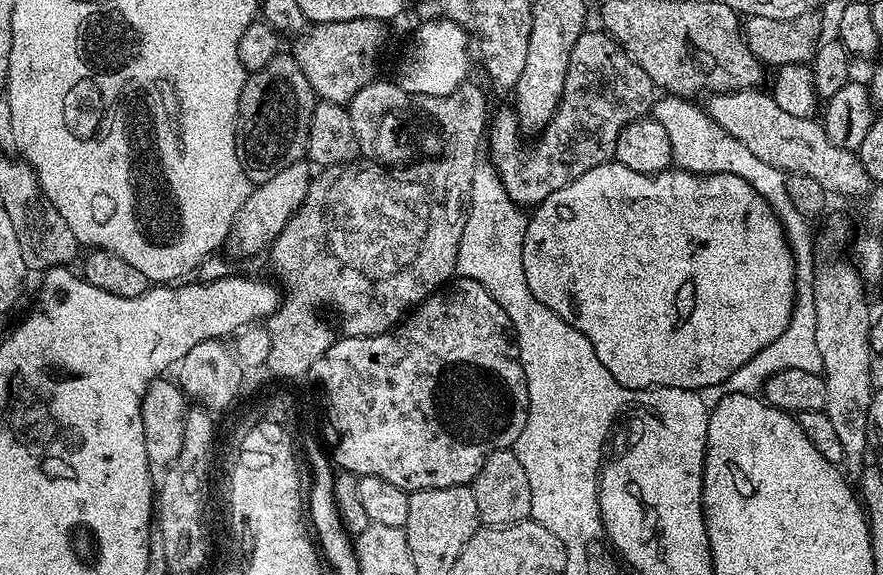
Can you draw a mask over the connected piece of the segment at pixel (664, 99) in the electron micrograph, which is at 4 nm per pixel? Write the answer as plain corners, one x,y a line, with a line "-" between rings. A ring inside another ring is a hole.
664,94
653,104
650,113
651,119
662,122
663,128
666,129
666,135
670,138
675,167
697,174
714,172
738,174
738,178
750,182
754,190
758,190
766,198
768,205
776,211
777,216
784,223
784,230
788,234
788,244
792,247
792,257
796,263
796,304
792,308
792,317
786,330
782,330
782,334
778,334
778,338
770,342
770,346
758,350
758,354
754,354
754,358
750,358
746,366
734,370
734,374
730,374
726,382
718,386
706,386
699,389
702,402
708,409
712,409
718,406
718,402
722,402
722,398
730,394
750,396
759,393
767,380
777,376
780,372
786,370
821,371
822,354
818,354
818,338
814,338
816,319
814,318
814,294
812,293
812,277
816,275
818,259
816,260
815,254
812,253
814,232
808,229
809,221
802,214
798,214
798,210
794,210
786,194
785,173
779,168
762,162
762,158
757,158
744,143
738,142
734,134
726,134
726,130
722,130
718,122
710,119
703,107
695,108
692,104
695,103
683,96

